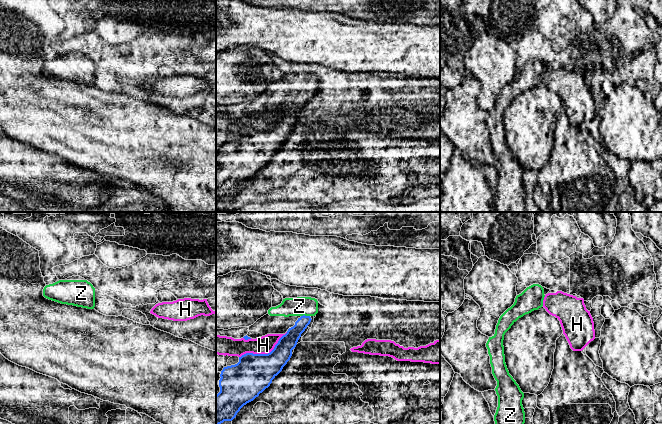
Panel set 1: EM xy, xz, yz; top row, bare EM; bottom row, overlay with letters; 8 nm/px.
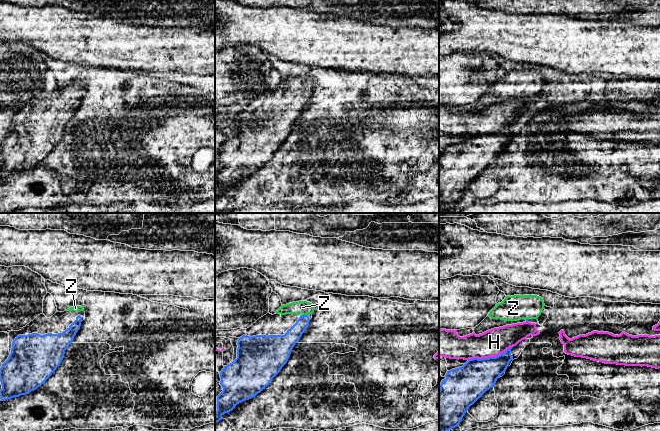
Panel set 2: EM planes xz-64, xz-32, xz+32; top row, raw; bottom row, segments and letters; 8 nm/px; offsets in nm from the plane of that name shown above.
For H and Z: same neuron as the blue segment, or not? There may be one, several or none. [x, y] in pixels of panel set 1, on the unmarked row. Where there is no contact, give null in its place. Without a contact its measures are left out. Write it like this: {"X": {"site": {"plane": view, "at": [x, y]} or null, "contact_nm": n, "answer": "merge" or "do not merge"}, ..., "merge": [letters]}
{"H": {"site": {"plane": "xz", "at": [264, 130]}, "contact_nm": 440, "answer": "do not merge"}, "Z": {"site": {"plane": "xz", "at": [304, 91]}, "contact_nm": 70, "answer": "merge"}, "merge": ["Z"]}

